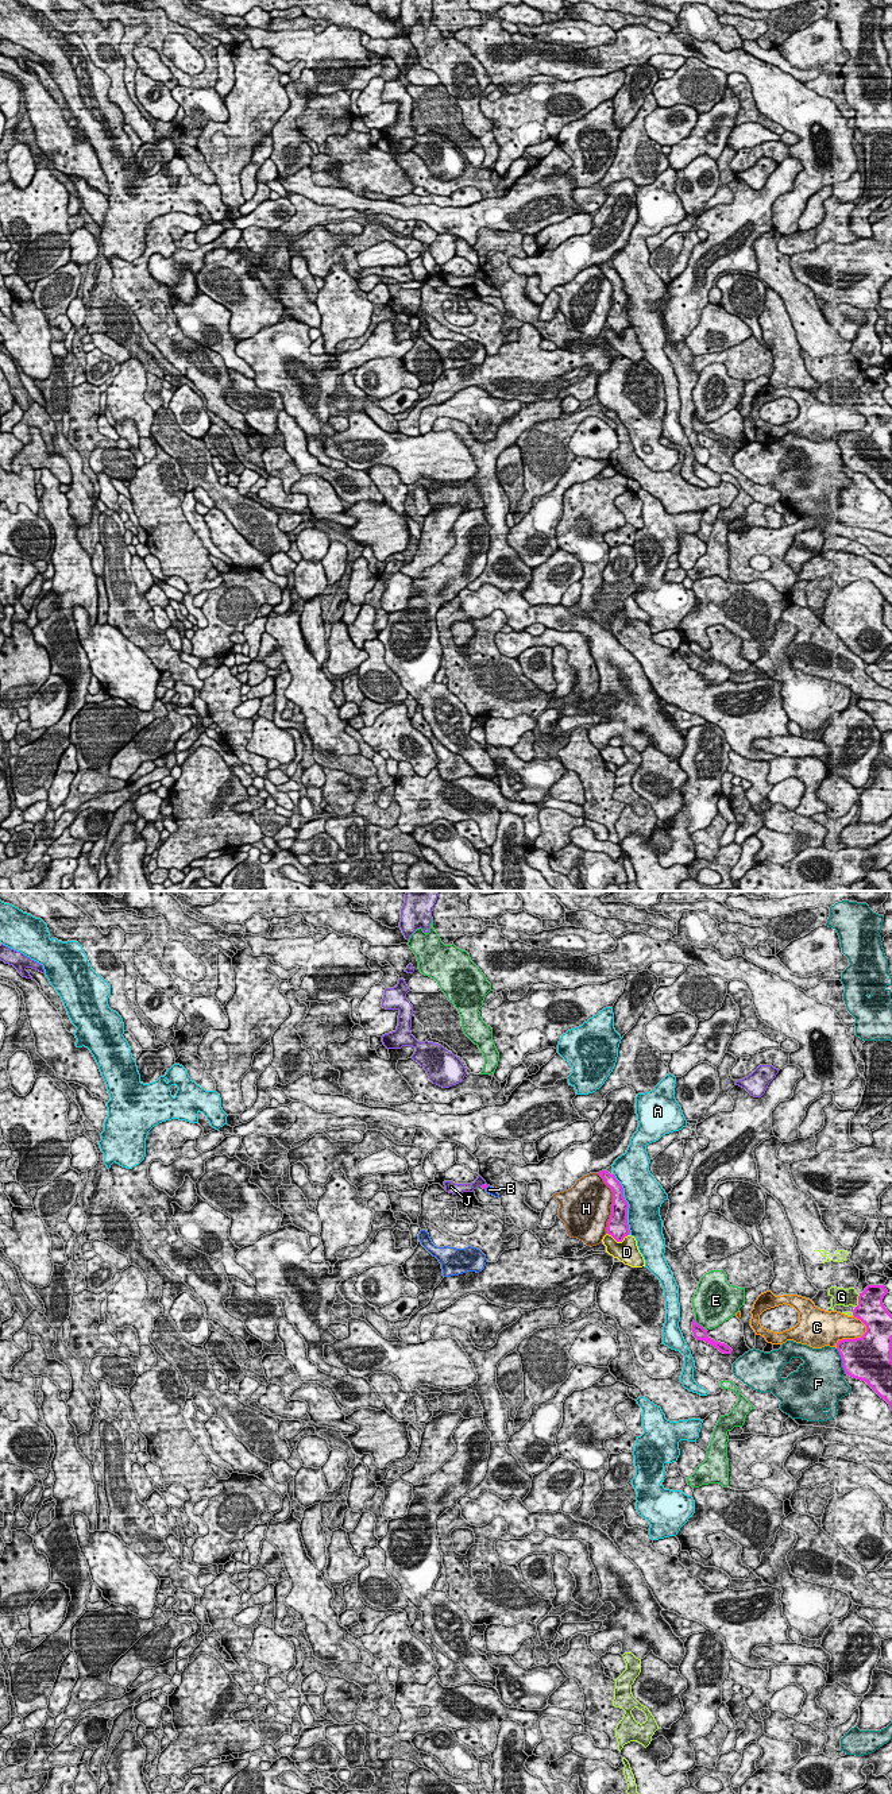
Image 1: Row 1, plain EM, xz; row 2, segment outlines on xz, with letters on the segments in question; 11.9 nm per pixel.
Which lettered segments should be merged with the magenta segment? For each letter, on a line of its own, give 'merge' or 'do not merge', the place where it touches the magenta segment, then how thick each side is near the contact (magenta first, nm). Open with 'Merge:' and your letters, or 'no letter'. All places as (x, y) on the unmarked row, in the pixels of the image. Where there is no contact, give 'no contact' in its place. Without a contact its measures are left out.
Merge: no letter
A: do not merge; contact xz (628, 297); calibres 220 and 440 nm
B: do not merge; contact xz (486, 280); calibres 50 and 90 nm
C: do not merge; contact xz (852, 432); calibres 480 and 340 nm
D: do not merge; contact xz (618, 334); calibres 260 and 280 nm
E: do not merge; contact xz (701, 419); calibres 160 and 420 nm
F: do not merge; contact xz (842, 454); calibres 500 and 460 nm
G: do not merge; contact xz (858, 393); calibres 340 and 200 nm
H: do not merge; contact xz (613, 296); calibres 240 and 460 nm
J: do not merge; contact xz (482, 278); calibres 50 and 120 nm

